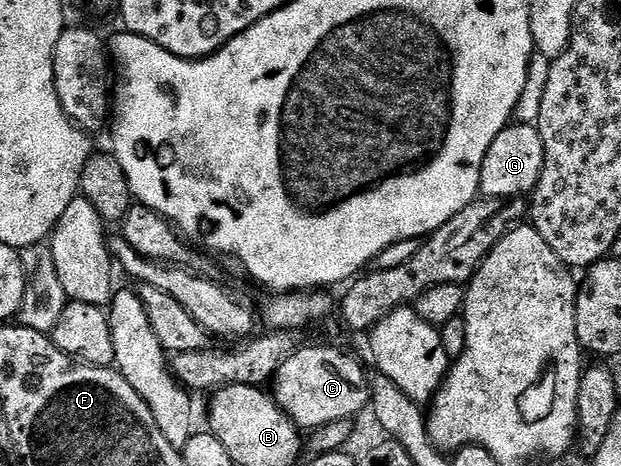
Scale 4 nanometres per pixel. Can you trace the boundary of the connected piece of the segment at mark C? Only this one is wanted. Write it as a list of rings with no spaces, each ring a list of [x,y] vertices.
[[[301,346],[288,360],[278,369],[274,380],[274,398],[276,404],[294,420],[301,432],[311,433],[320,427],[330,425],[334,421],[343,419],[355,420],[355,415],[367,412],[372,398],[372,388],[370,386],[370,374],[366,368],[360,364],[360,359],[356,355],[351,355],[348,351],[339,351],[336,347],[304,347]]]

